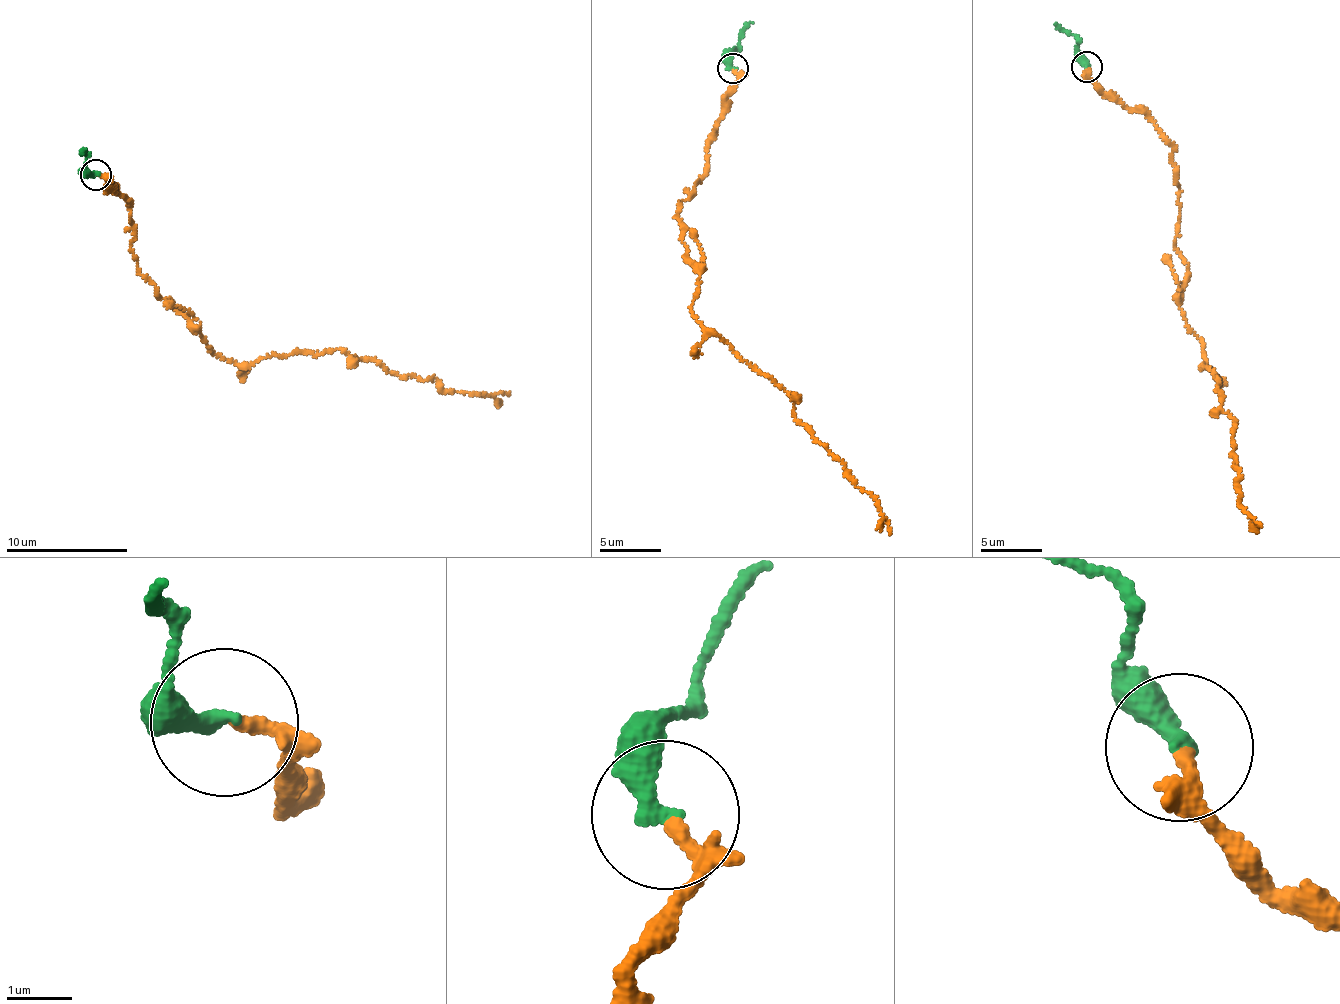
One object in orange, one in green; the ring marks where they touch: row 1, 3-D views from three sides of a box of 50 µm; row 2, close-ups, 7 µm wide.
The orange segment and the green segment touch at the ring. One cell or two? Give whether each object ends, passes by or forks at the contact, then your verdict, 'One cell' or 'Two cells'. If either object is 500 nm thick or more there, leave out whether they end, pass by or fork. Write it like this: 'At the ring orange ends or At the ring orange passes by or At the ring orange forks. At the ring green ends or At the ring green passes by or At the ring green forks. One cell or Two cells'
At the ring orange ends. At the ring green ends. One cell

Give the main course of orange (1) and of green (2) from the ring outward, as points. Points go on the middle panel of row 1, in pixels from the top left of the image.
1: (733, 69), (701, 180), (677, 204), (696, 268), (691, 307), (790, 392), (798, 420), (869, 492), (889, 534)
2: (733, 69), (732, 52), (737, 48), (740, 33), (753, 23)

